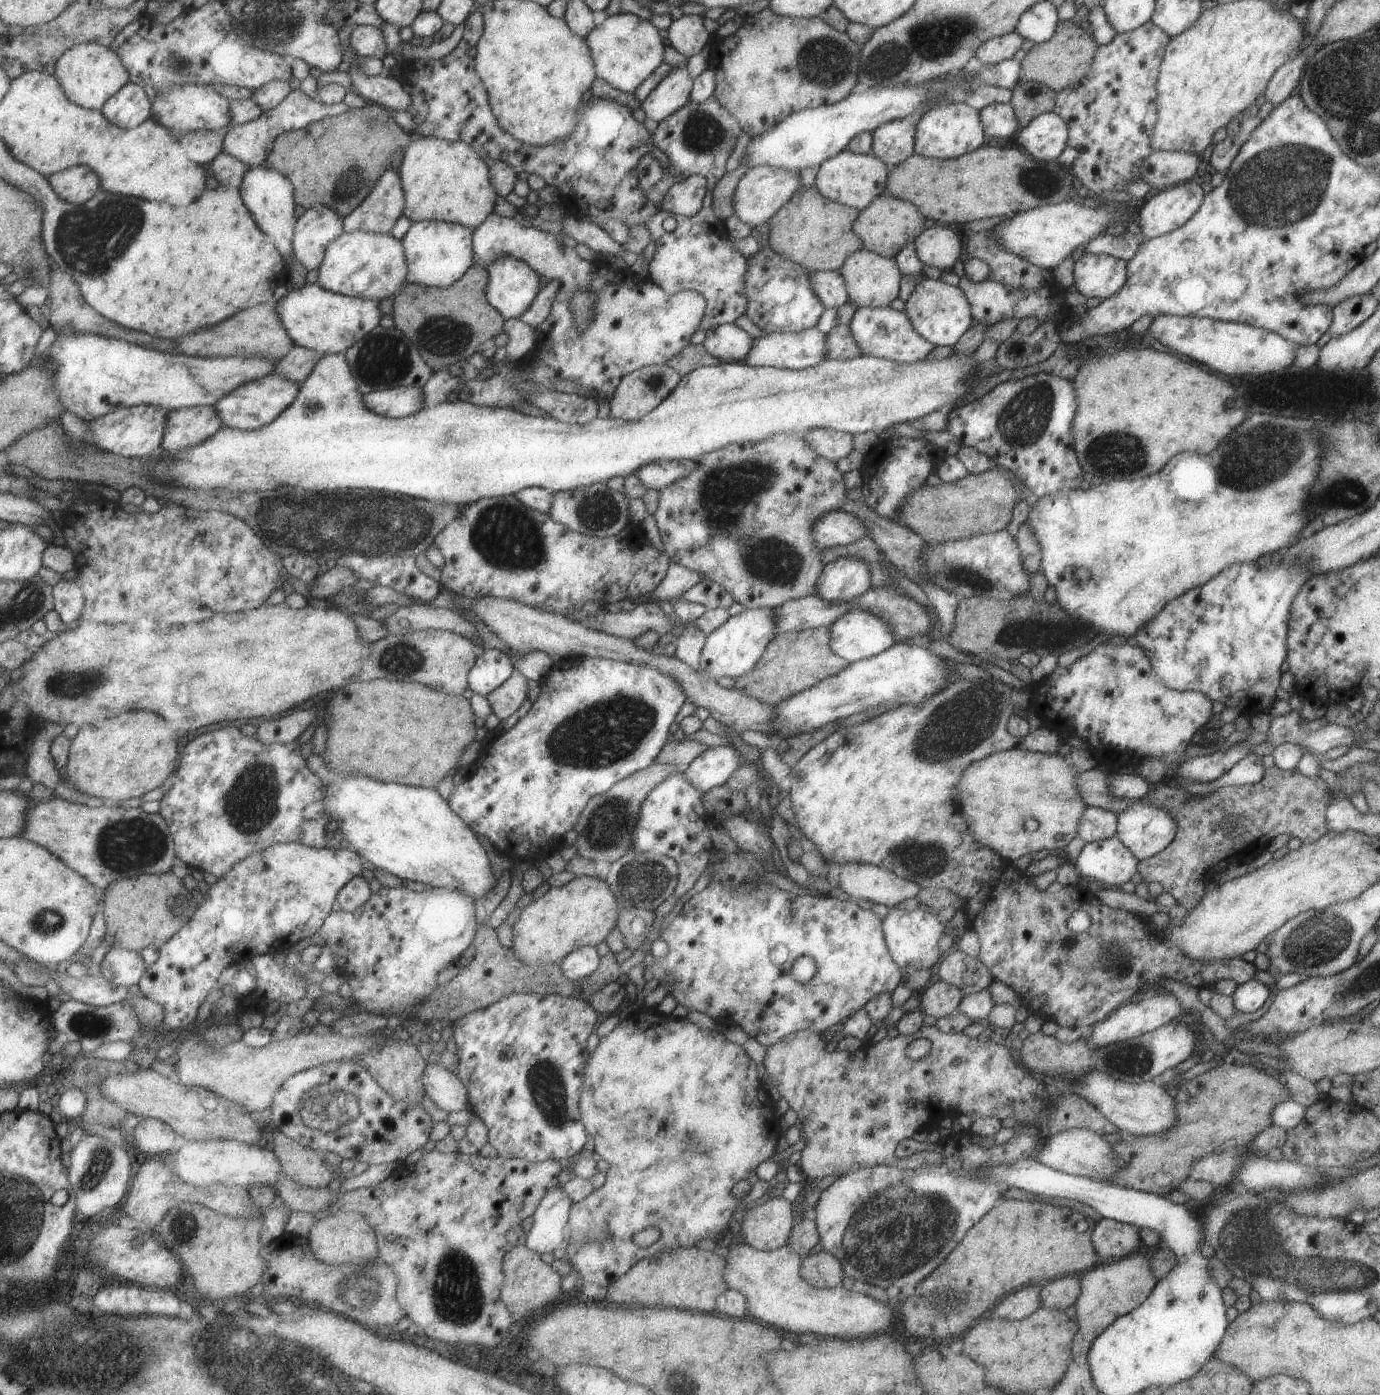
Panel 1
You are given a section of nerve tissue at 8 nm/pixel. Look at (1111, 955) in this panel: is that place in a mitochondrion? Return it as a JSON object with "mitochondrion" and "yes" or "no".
{"mitochondrion":"yes"}

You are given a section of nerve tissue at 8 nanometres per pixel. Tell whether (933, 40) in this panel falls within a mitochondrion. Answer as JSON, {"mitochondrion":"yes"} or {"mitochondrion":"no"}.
{"mitochondrion":"yes"}

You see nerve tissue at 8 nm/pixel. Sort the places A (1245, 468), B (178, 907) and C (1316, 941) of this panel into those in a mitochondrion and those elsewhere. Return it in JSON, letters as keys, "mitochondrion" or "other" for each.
{"A":"mitochondrion","B":"mitochondrion","C":"mitochondrion"}

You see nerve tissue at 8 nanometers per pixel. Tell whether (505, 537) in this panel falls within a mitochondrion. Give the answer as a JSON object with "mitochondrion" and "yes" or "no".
{"mitochondrion":"yes"}

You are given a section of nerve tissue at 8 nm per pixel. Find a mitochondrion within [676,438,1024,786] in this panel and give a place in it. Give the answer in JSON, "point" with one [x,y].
{"point":[723,492]}

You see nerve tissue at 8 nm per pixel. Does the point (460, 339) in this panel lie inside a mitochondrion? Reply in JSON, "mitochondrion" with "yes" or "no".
{"mitochondrion":"yes"}

